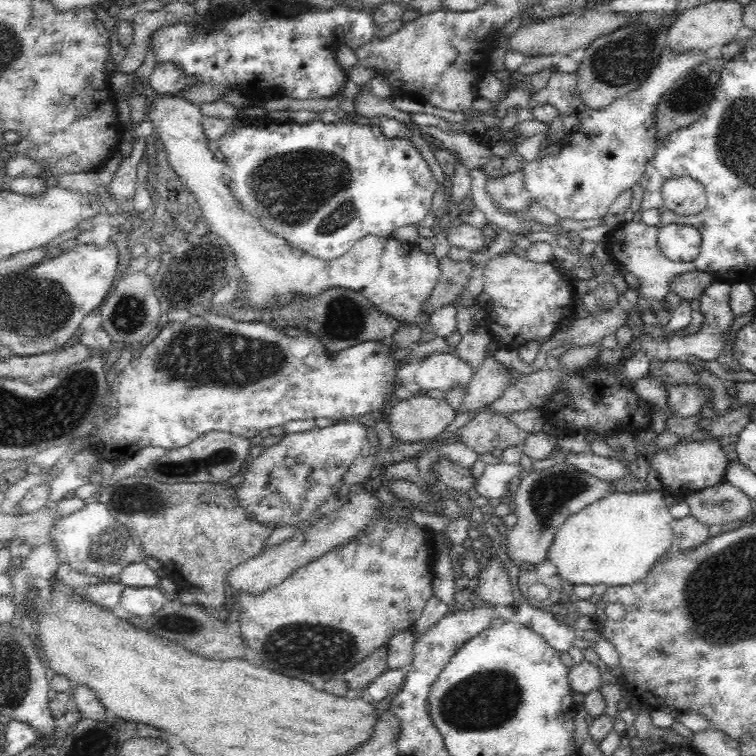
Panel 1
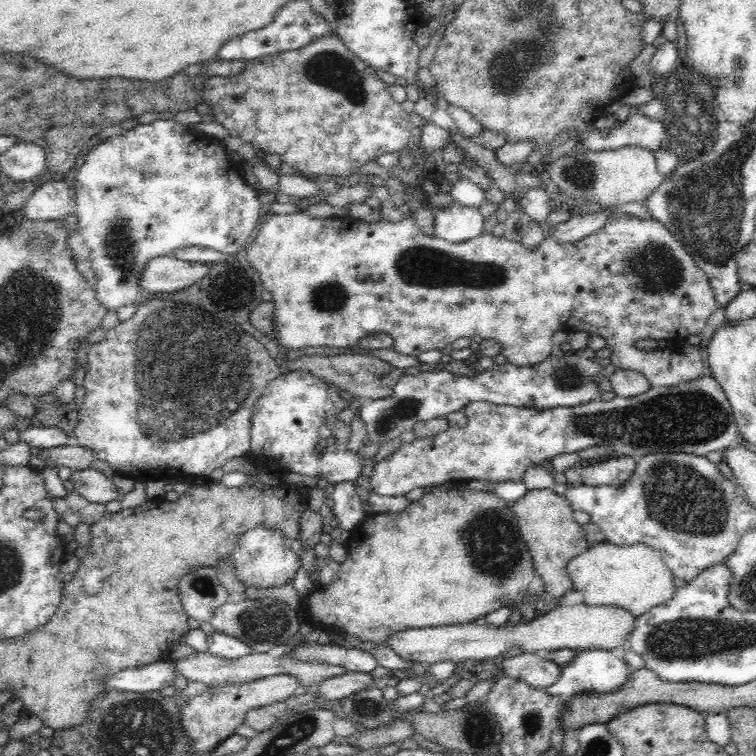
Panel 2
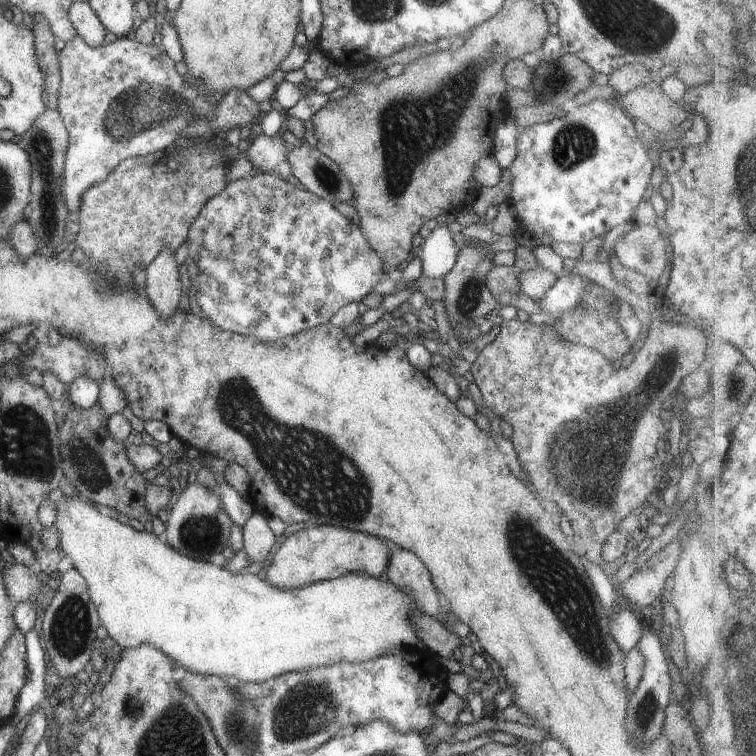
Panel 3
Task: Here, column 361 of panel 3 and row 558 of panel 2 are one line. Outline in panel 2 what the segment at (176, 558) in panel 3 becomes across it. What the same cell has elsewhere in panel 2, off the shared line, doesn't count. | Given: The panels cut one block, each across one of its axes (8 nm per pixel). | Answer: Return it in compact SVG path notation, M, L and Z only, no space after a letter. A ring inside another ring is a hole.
M608 542L591 545L587 552L570 560L567 575L572 580L573 591L582 594L582 603L586 606L615 606L629 612L636 619L651 608L670 600L675 592L674 576L666 567L662 554L642 544L626 547L614 546Z

